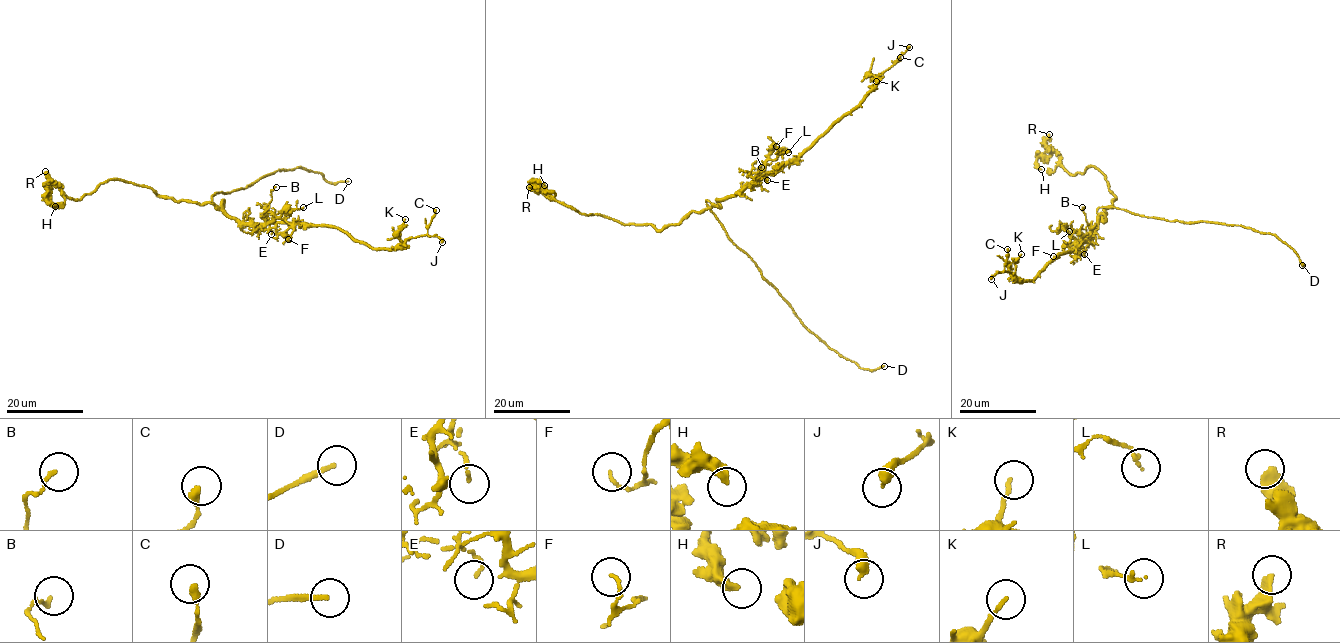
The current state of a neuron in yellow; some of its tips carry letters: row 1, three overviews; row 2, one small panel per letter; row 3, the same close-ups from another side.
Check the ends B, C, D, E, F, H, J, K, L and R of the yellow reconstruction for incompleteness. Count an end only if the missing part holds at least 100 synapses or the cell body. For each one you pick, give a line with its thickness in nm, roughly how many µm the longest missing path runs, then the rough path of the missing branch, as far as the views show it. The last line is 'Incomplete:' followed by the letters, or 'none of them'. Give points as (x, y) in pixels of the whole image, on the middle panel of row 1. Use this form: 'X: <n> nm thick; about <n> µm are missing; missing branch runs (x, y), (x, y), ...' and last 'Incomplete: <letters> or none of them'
D: 190 nm thick; about 10 µm are missing; missing branch runs (884, 366), (904, 366), (917, 360)
Incomplete: D

